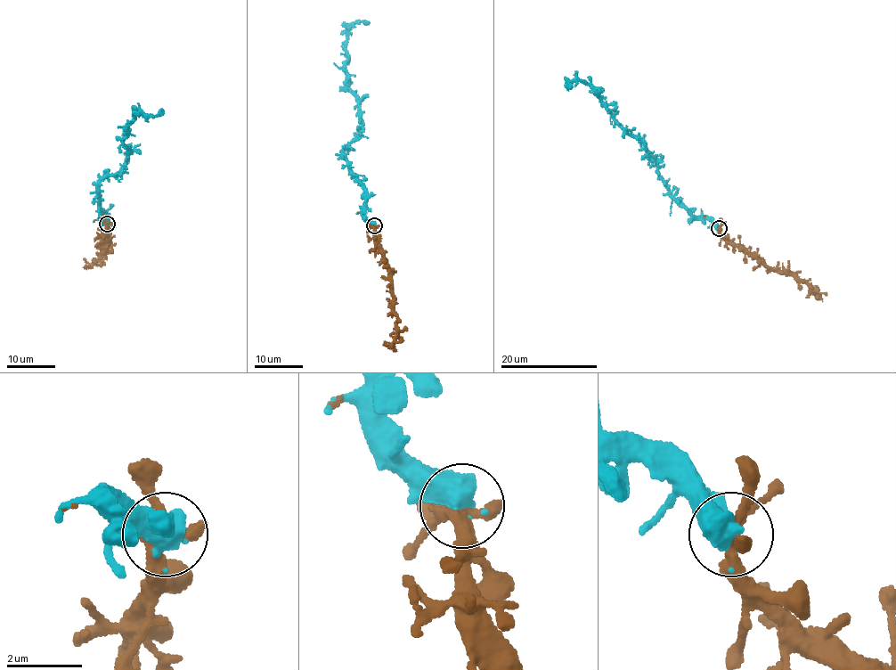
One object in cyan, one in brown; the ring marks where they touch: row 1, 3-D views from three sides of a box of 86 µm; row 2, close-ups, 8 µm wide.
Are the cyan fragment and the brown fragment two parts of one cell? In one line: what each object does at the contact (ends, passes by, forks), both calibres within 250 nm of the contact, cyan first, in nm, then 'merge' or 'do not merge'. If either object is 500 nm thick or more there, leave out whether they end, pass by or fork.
calibres 700 and 240 nm; merge

